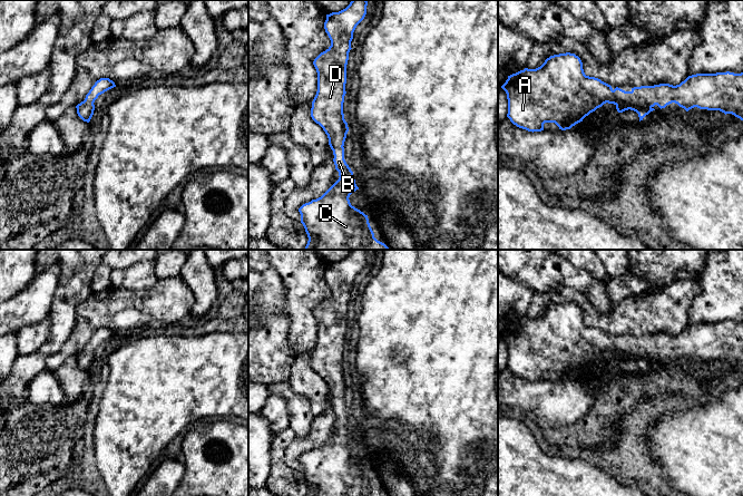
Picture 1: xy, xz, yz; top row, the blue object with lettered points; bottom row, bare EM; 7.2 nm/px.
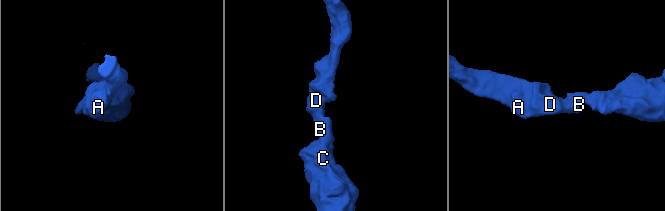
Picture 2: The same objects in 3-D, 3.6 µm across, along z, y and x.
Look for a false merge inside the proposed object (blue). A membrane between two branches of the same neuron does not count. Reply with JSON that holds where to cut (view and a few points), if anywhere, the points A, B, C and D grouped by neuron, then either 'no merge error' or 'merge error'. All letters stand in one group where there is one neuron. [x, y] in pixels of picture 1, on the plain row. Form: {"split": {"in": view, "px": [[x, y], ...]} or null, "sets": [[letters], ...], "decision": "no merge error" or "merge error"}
{"split": null, "sets": [["A", "B", "C", "D"]], "decision": "no merge error"}

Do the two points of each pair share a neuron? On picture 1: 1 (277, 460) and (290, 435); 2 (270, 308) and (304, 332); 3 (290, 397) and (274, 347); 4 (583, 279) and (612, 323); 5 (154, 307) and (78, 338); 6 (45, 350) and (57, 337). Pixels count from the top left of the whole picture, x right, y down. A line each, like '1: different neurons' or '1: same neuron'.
1: same neuron
2: different neurons
3: different neurons
4: different neurons
5: same neuron
6: same neuron

